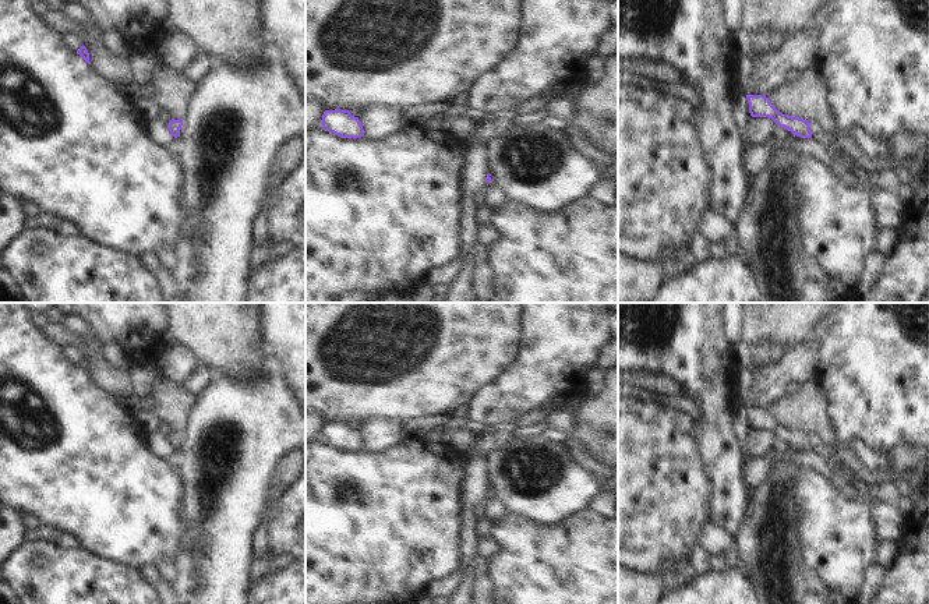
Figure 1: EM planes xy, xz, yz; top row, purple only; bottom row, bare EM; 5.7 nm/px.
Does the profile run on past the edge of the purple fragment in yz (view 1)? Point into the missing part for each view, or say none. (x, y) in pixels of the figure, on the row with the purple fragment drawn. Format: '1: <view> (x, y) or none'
1: none

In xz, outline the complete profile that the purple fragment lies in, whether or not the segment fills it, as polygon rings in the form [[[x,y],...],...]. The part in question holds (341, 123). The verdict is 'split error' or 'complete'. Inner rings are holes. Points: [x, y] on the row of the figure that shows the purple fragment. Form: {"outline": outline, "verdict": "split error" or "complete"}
{"outline": [[[325,110],[322,114],[322,128],[342,138],[361,138],[363,126],[358,117],[349,110]]], "verdict": "complete"}

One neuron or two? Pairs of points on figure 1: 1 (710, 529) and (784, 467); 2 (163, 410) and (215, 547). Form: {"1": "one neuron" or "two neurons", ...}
{"1": "two neurons", "2": "two neurons"}

